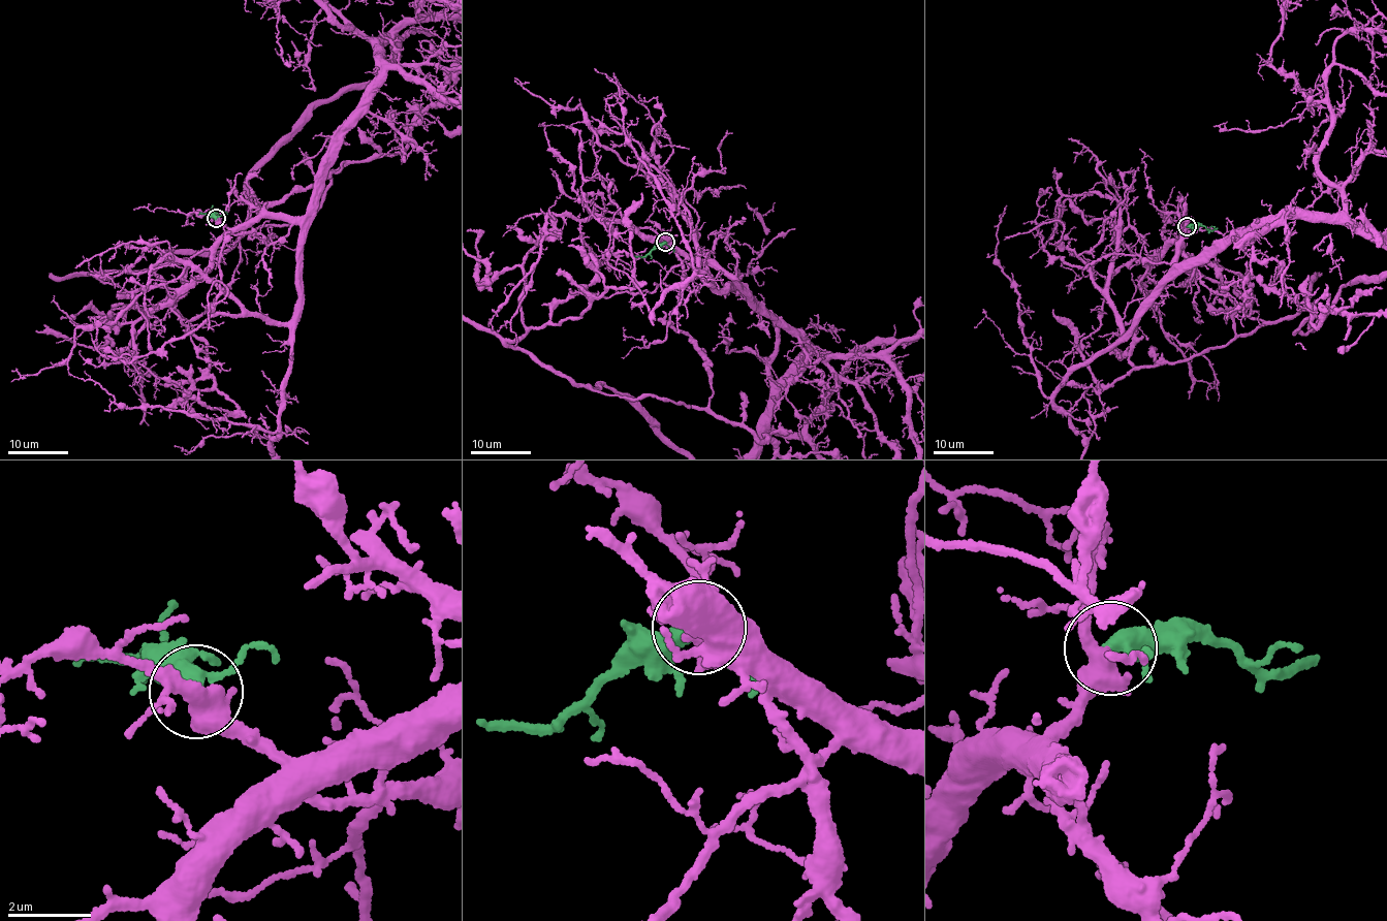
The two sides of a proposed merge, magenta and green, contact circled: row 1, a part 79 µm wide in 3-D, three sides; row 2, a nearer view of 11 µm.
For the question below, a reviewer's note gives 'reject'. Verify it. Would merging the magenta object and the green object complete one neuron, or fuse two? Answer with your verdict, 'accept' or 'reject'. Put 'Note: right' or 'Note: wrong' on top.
Note: wrong
accept

